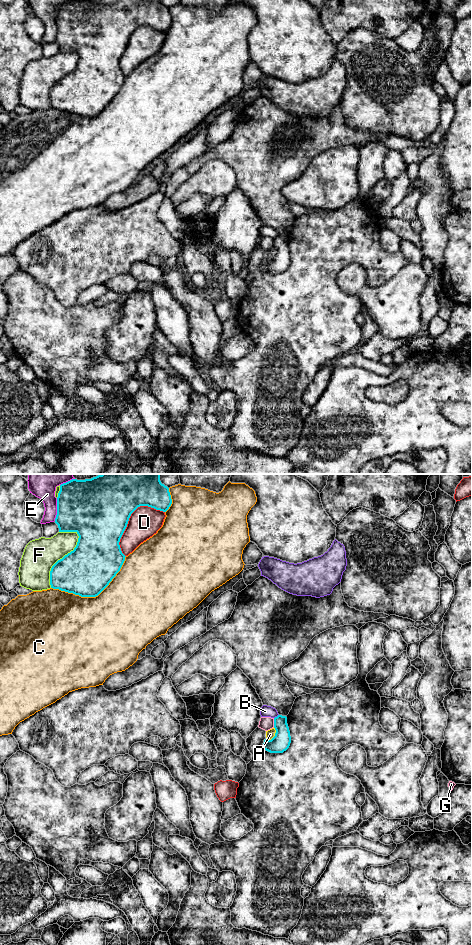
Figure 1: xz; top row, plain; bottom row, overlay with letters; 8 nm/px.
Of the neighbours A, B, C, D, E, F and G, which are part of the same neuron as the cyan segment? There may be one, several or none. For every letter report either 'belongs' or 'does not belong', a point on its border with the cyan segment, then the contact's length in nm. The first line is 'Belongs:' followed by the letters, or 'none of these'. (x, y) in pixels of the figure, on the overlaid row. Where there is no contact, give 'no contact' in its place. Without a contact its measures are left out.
Belongs: none of these
A: does not belong; meets cyan in xz at (275, 735); contact 130 nm long
B: does not belong; meets cyan in xz at (277, 716); contact 50 nm long
C: does not belong; meets cyan in xz at (93, 596); contact 650 nm long
D: does not belong; meets cyan in xz at (128, 519); contact 480 nm long
E: does not belong; meets cyan in xz at (57, 509); contact 190 nm long
F: does not belong; meets cyan in xz at (62, 558); contact 500 nm long
G: does not belong; meets cyan in xz at (274, 723); contact 80 nm long

